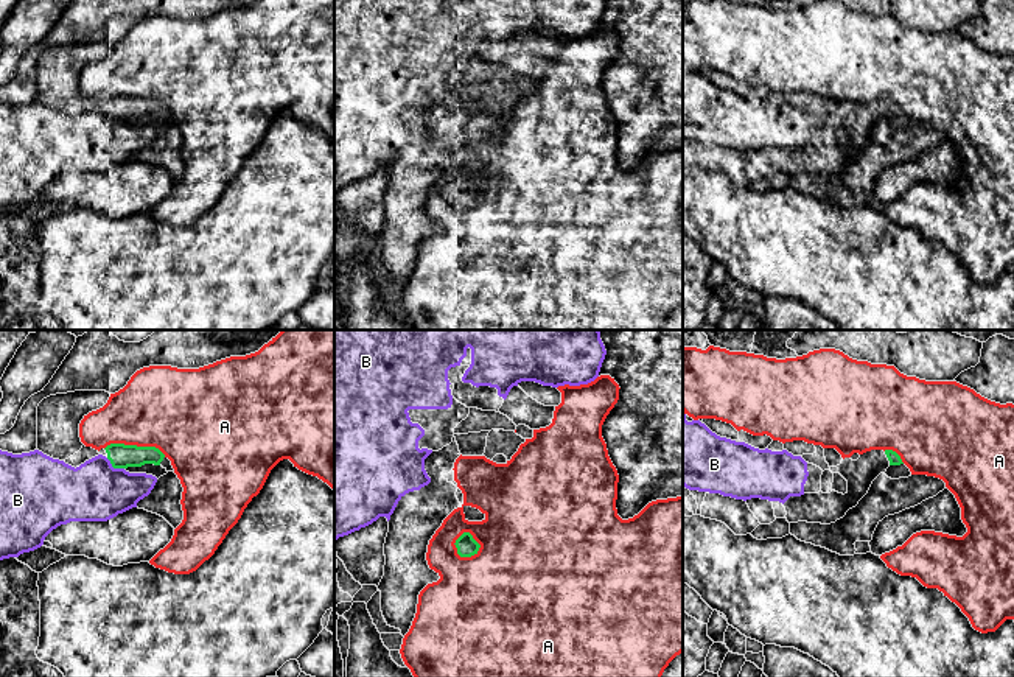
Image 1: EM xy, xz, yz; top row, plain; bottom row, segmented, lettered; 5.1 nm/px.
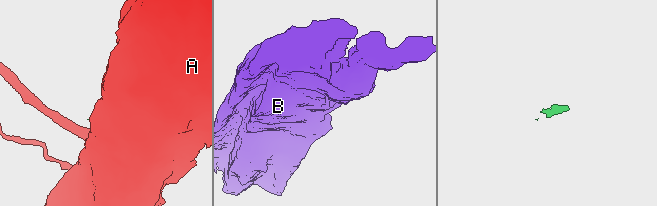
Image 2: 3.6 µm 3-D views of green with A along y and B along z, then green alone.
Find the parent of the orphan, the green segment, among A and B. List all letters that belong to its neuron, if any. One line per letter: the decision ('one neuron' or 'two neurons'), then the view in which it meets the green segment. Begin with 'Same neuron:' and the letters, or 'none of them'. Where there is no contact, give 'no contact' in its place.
Same neuron: none of them
A: two neurons; contact in xz
B: two neurons; contact in xy

